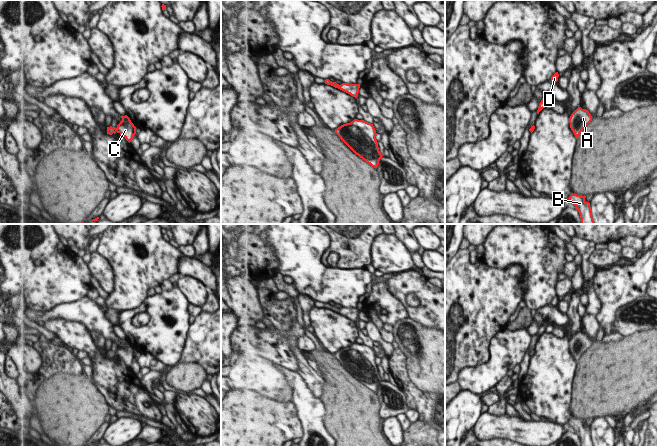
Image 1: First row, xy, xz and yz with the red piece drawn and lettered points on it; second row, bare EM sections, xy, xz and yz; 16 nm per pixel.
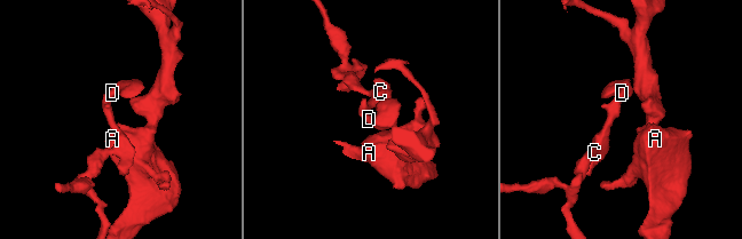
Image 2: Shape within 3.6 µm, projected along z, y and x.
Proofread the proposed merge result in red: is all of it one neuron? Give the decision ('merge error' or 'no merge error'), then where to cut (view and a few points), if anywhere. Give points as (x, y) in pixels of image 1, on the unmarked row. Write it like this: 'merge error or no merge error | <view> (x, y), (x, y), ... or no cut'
no merge error | no cut

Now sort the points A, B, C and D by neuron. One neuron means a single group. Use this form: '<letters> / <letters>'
A B C D

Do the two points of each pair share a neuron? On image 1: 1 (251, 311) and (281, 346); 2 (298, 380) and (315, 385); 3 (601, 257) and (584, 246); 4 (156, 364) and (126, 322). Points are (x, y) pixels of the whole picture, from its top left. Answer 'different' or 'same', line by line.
1: different
2: different
3: different
4: different

